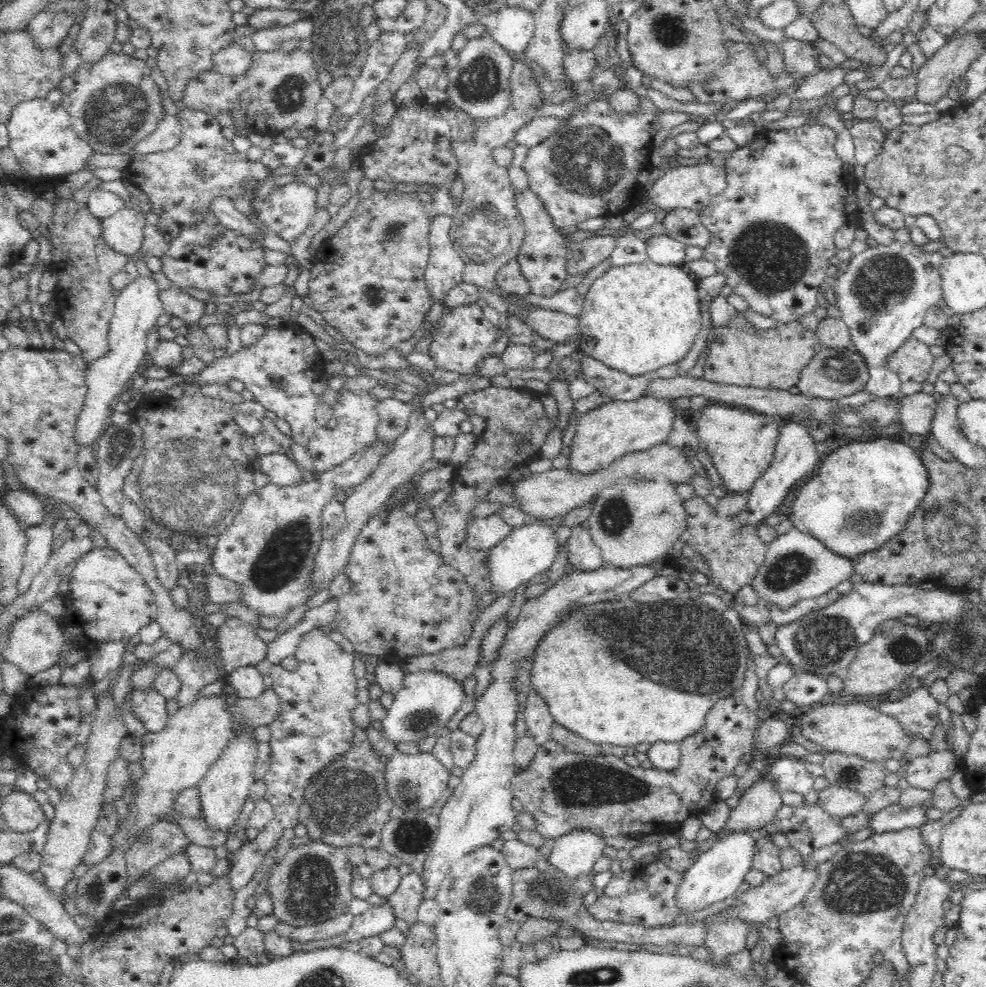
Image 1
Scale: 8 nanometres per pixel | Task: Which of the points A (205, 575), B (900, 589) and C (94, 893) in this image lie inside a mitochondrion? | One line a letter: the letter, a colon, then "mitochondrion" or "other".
A: other
B: other
C: mitochondrion

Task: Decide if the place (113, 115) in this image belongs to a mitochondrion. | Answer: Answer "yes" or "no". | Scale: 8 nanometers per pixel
yes

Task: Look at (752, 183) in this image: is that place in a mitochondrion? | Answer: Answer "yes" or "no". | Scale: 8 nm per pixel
no

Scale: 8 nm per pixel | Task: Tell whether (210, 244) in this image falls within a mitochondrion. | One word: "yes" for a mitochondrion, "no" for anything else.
yes

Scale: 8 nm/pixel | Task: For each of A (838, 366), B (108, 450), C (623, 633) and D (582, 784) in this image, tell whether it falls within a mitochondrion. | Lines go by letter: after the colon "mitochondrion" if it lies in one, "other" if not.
A: mitochondrion
B: mitochondrion
C: mitochondrion
D: mitochondrion

